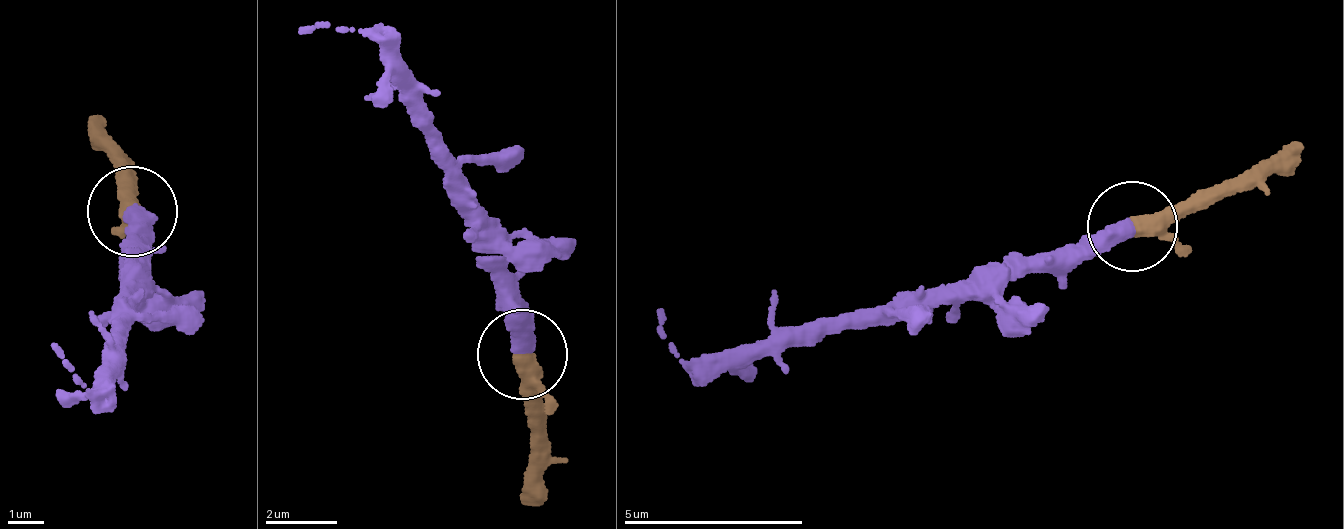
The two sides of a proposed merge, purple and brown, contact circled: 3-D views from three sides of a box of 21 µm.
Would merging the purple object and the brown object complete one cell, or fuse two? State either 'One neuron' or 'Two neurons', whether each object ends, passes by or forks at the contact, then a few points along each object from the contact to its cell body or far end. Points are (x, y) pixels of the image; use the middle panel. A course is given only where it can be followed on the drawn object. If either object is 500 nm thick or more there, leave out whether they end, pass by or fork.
One neuron. Course of purple: (525, 352), (525, 325), (507, 258), (375, 44), (348, 27), (298, 35). Course of brown: (525, 352), (532, 480), (539, 504)

